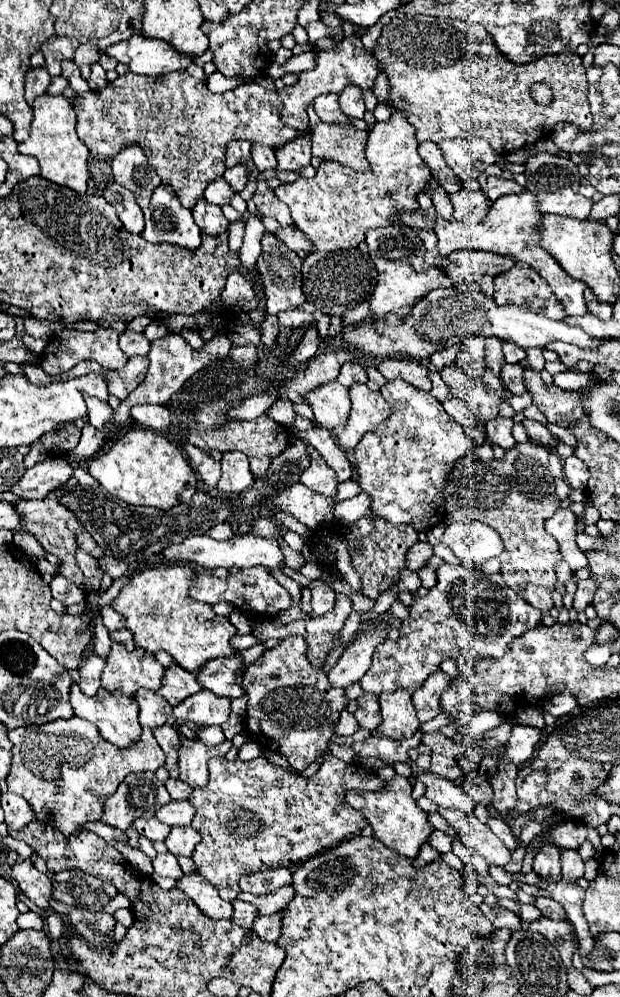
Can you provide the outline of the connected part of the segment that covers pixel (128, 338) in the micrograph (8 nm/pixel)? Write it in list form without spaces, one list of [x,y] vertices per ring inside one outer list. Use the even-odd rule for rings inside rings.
[[[125,331],[125,333],[121,333],[121,337],[119,337],[119,347],[123,349],[123,353],[125,353],[127,357],[135,357],[135,355],[147,355],[151,343],[149,343],[141,333]]]

